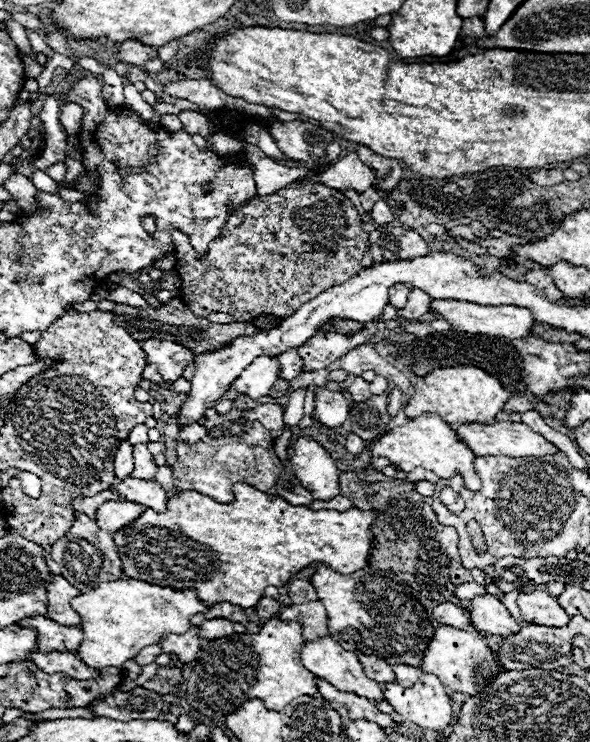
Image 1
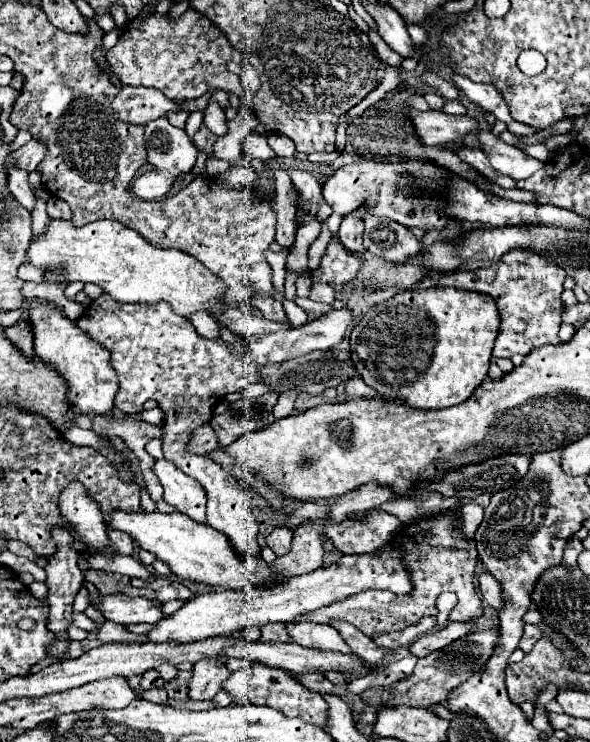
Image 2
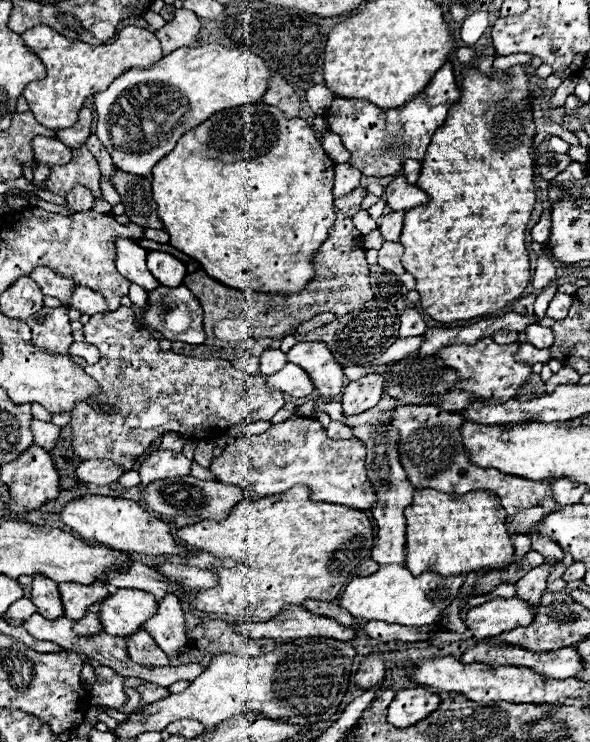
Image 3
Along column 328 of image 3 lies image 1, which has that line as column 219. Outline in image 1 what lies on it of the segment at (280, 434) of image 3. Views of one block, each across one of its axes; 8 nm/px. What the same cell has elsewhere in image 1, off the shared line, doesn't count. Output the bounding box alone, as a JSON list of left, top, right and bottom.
[172,422,282,504]

